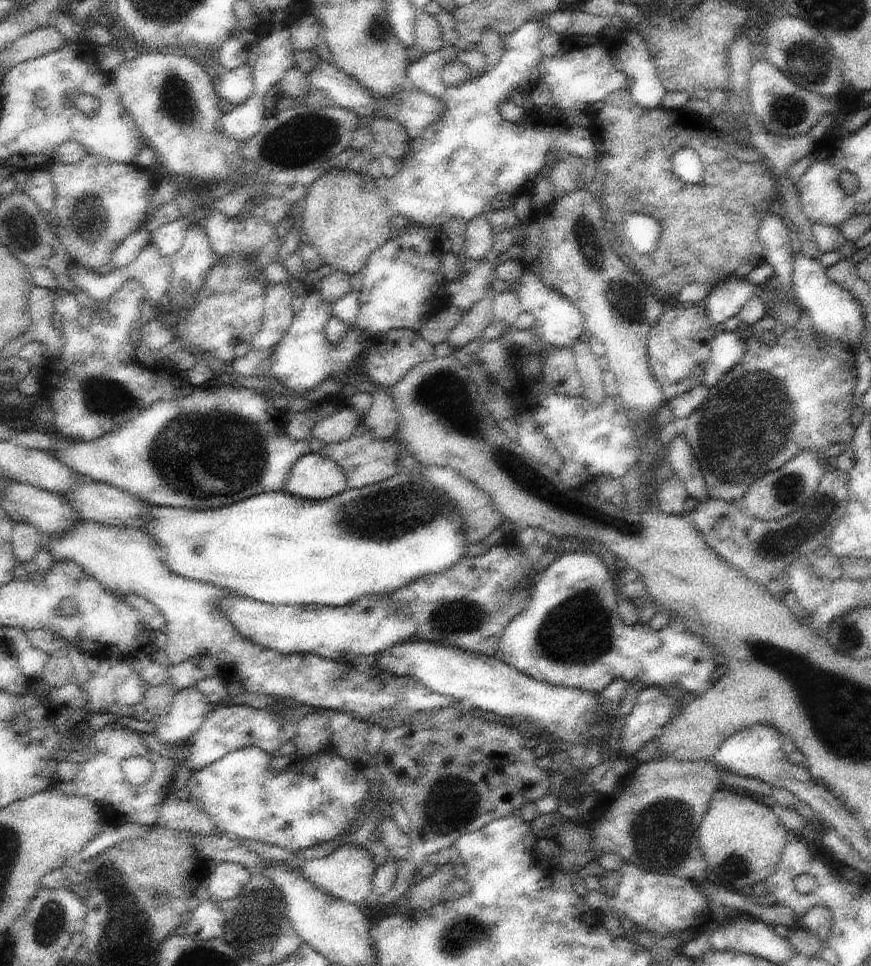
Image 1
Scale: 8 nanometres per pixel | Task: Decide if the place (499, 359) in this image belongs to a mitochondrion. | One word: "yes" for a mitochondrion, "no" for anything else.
no

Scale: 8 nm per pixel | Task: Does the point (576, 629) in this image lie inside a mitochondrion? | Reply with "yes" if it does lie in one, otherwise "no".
yes

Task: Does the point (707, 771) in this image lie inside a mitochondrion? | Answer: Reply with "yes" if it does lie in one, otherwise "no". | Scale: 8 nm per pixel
no

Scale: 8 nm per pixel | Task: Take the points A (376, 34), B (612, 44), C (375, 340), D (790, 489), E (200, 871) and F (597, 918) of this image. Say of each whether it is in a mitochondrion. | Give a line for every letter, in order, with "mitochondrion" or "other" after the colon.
A: mitochondrion
B: other
C: other
D: mitochondrion
E: other
F: other

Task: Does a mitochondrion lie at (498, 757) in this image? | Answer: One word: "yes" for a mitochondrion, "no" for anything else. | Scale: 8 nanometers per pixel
no

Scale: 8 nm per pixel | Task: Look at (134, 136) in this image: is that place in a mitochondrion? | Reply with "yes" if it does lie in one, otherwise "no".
no

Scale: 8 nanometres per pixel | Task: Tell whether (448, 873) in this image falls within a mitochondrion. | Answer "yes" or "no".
no

